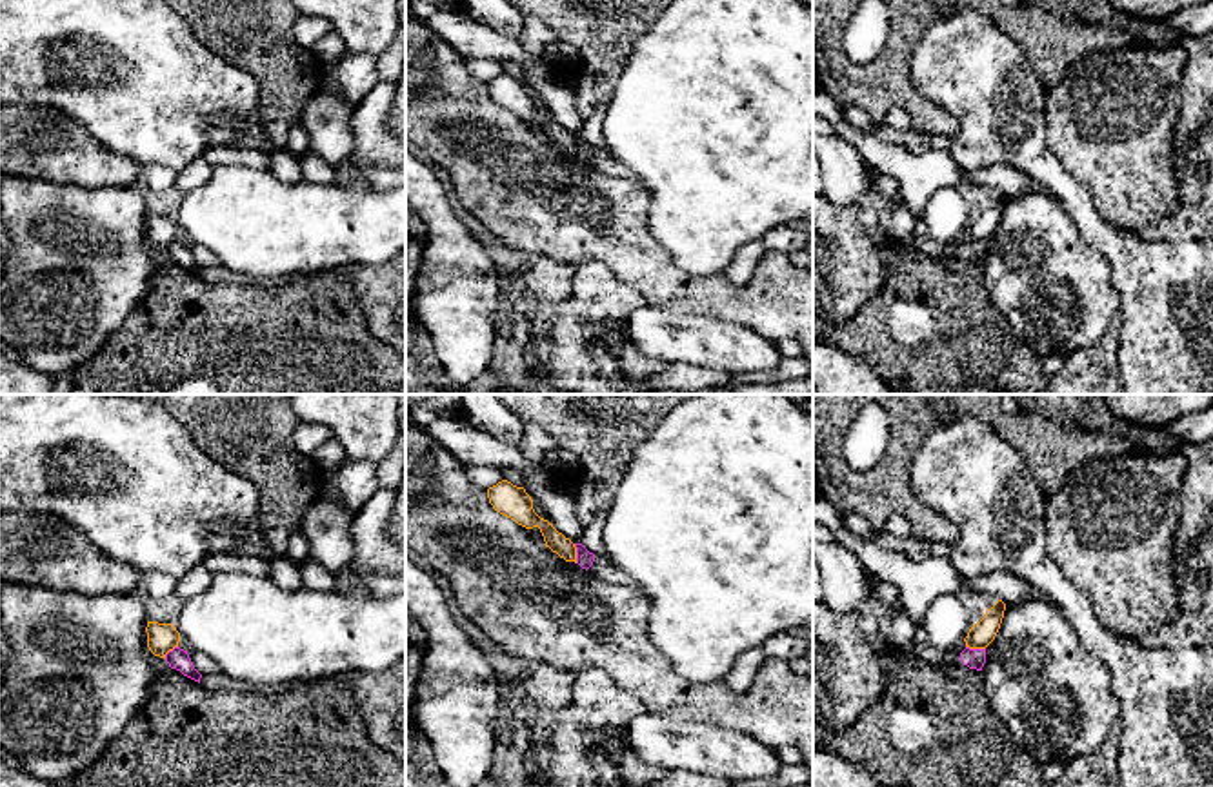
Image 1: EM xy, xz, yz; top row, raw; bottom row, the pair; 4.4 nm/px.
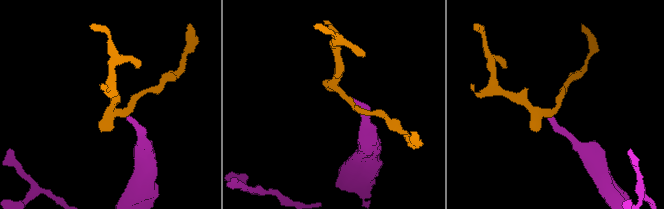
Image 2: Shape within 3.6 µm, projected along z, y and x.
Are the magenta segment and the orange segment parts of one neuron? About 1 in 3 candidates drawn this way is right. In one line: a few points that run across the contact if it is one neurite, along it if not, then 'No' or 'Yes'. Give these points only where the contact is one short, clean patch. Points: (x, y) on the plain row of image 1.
Line: xz (573, 137), (577, 155). No

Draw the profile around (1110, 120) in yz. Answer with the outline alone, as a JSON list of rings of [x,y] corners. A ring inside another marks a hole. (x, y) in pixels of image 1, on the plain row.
[[[1180,42],[1098,51],[1069,65],[1062,80],[1046,91],[1049,149],[1064,169],[1086,185],[1100,216],[1117,229],[1138,234],[1178,205],[1173,131],[1182,109],[1180,85],[1186,62],[1188,55]]]

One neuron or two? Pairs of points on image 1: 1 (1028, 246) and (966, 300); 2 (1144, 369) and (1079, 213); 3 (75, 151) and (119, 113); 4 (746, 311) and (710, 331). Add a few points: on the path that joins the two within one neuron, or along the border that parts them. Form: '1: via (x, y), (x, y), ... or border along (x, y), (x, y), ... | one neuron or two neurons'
1: border along (979, 264), (984, 275), (986, 295), (1006, 320) | two neurons
2: via (1144, 331), (1144, 278), (1117, 251) | one neuron
3: border along (57, 111), (75, 119), (110, 149), (130, 157) | two neurons
4: border along (686, 313), (706, 313), (744, 324), (766, 340) | two neurons

